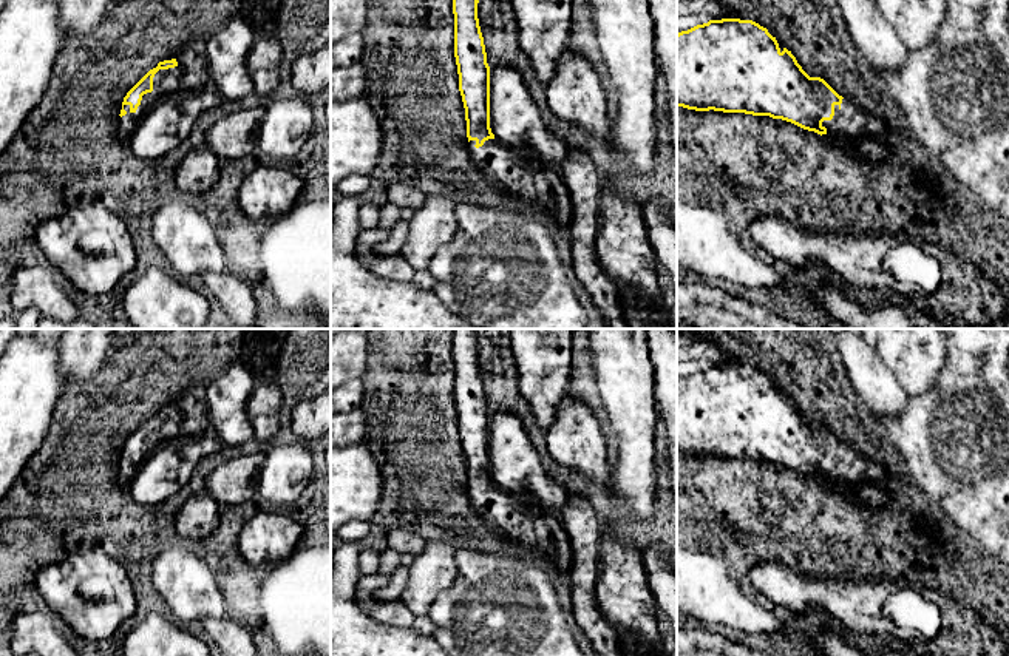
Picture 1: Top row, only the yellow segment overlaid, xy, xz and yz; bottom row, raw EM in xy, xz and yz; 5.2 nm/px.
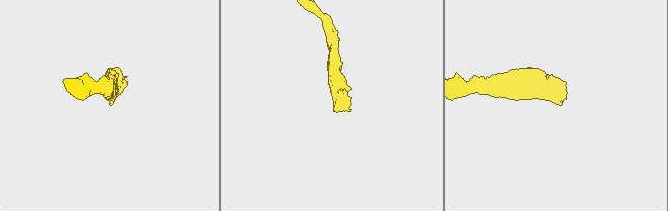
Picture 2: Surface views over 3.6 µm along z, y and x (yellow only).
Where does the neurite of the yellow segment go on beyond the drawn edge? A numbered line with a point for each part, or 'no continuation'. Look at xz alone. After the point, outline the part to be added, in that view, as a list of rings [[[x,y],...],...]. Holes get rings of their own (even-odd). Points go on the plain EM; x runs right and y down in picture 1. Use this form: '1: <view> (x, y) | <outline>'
1: xz (518, 520) | [[[488,485],[479,494],[474,491],[476,486],[468,488],[470,502],[490,531],[498,534],[502,540],[538,549],[552,557],[559,570],[570,571],[570,539],[559,516],[541,505],[516,497],[515,494],[501,489],[498,485]]]

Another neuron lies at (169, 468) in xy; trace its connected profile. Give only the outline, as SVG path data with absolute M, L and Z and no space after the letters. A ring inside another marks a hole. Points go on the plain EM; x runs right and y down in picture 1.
M206 431L193 438L172 440L156 448L127 485L134 502L162 505L192 480L199 462L223 449L221 438Z

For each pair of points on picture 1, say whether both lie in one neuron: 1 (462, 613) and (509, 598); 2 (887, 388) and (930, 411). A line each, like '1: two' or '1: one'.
1: one
2: two

